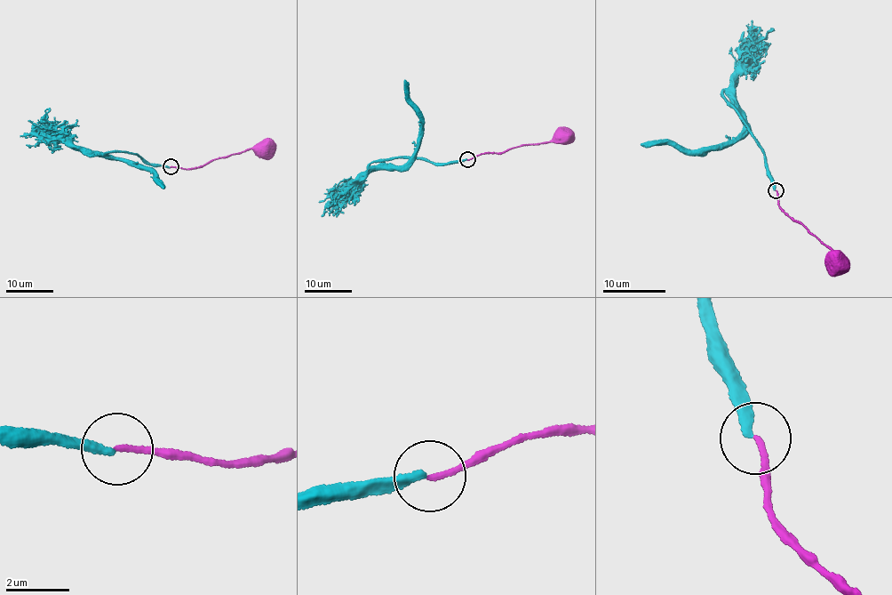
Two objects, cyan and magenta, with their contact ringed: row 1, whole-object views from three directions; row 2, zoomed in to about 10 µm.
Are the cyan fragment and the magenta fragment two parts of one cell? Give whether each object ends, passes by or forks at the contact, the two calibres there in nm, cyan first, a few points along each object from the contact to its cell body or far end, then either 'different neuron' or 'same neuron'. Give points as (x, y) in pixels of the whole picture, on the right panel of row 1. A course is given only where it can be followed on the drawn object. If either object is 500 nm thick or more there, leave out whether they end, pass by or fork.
cyan ends | magenta ends | 260/170 nm | cyan via (775, 189), (761, 148), (736, 108), (744, 127), (717, 147), (688, 153), (667, 142), (647, 147), (641, 143) | magenta via (776, 190), (779, 196), (778, 205), (832, 252), (829, 261), (833, 261) | different neuron

